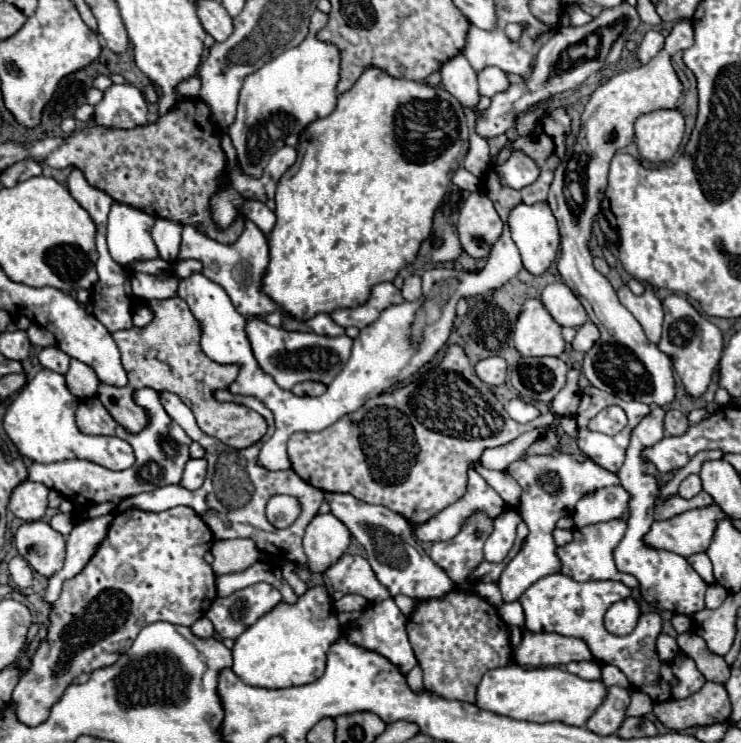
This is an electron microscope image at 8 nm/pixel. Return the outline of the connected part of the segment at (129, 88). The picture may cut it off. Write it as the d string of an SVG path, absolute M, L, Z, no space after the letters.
M130 82L112 84L94 106L94 122L110 128L136 128L148 124L144 94Z

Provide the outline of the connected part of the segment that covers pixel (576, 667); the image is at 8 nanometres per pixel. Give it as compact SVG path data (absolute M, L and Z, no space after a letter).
M582 660L582 662L570 662L568 672L584 678L584 680L598 680L600 678L600 664L594 660Z

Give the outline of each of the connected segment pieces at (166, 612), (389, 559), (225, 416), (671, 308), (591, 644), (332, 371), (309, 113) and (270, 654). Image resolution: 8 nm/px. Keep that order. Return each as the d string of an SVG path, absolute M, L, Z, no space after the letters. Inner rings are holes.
M178 506L158 514L142 510L126 510L118 514L98 552L80 574L66 580L60 598L50 608L48 636L38 646L30 670L18 680L12 692L18 722L24 726L42 724L50 716L50 708L62 698L64 690L76 682L80 672L94 672L96 668L114 664L118 656L130 648L144 626L160 620L192 626L202 618L216 598L216 574L210 564L204 562L204 554L212 548L212 542L212 530L206 528L190 508Z
M324 492L324 502L330 504L330 514L334 514L364 546L364 550L368 552L368 562L376 572L376 578L390 590L392 596L406 594L410 598L428 600L444 596L454 588L454 582L446 576L446 572L442 572L442 568L438 568L420 548L418 540L414 540L410 524L396 512L388 510L386 506L366 504L354 498L352 494L340 492Z
M168 298L168 300L152 300L150 308L154 310L154 320L144 328L130 328L119 330L112 334L120 354L122 366L128 374L128 386L116 387L99 384L97 397L112 417L124 426L126 432L138 434L148 424L147 412L132 399L132 393L138 388L154 388L154 390L168 390L182 398L182 402L194 412L196 422L202 432L208 436L218 438L232 448L246 448L258 442L266 434L266 420L236 402L218 402L214 398L216 388L228 388L238 372L238 366L222 366L214 364L200 348L198 336L198 320L190 312L188 304L182 298ZM252 420L264 420L264 424L250 424Z
M672 294L662 304L664 304L666 318L664 318L664 330L662 330L662 340L658 342L658 350L670 356L674 370L678 372L684 384L686 394L692 398L702 398L724 350L722 332L718 330L718 326L706 320L684 296Z
M552 574L536 584L532 584L520 598L524 614L526 614L526 630L530 632L556 632L562 636L574 636L586 642L586 646L592 652L592 658L600 664L614 664L618 666L626 676L630 686L634 686L640 692L646 692L654 702L670 700L670 690L674 686L674 676L670 672L670 666L664 664L656 654L656 638L662 628L662 620L656 612L642 614L638 620L638 626L628 636L614 636L610 634L602 620L606 610L618 602L630 596L630 588L626 588L622 582L576 582L564 574Z
M248 320L248 336L254 350L254 356L260 368L270 374L278 386L290 390L294 384L304 380L316 380L322 384L330 384L334 376L346 366L352 352L352 338L348 336L318 336L314 332L286 332L282 328L274 328L262 320Z
M316 10L310 32L296 48L266 62L244 80L238 100L238 114L228 126L228 134L238 152L238 162L248 176L258 178L270 156L282 148L286 138L300 138L302 130L316 118L326 118L336 108L336 84L340 80L340 50L332 42L322 42L316 34L326 26L328 14Z
M324 586L308 588L296 604L280 602L274 610L262 616L254 626L240 634L234 642L234 674L248 686L260 688L290 688L304 686L324 674L326 652L342 634L332 608L332 600Z

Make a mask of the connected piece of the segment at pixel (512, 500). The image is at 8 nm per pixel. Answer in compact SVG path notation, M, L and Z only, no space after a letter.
M474 462L472 466L474 466L474 470L502 496L502 500L506 502L506 506L510 506L510 508L516 508L516 506L518 506L522 488L518 488L518 482L516 482L508 472L486 470L484 466L480 466L480 462Z

